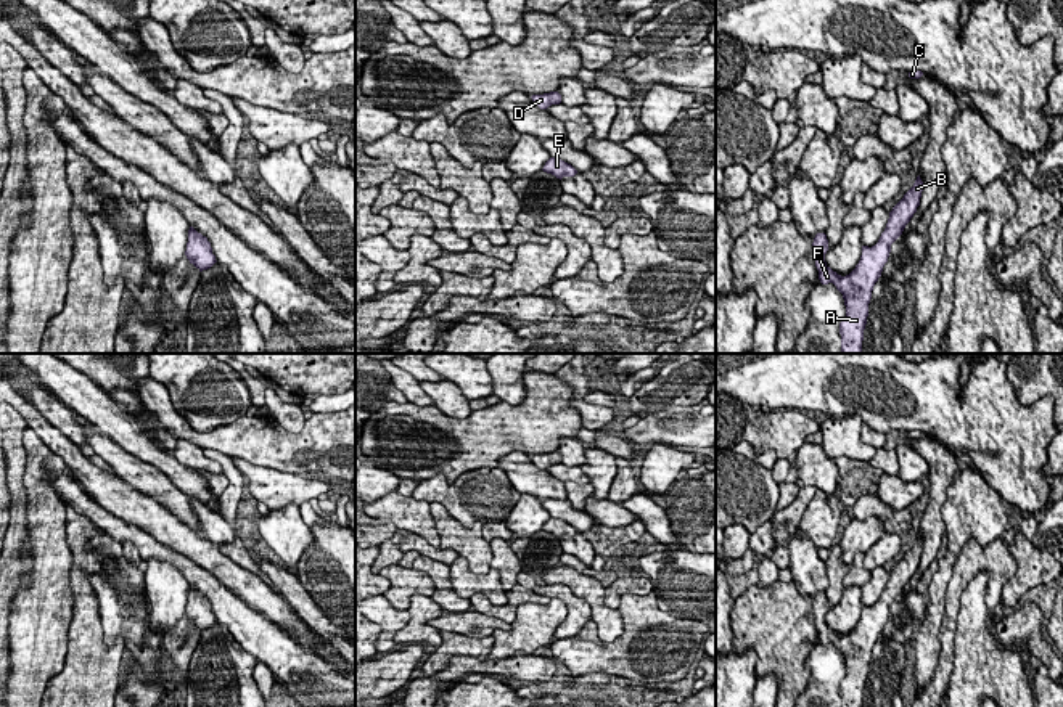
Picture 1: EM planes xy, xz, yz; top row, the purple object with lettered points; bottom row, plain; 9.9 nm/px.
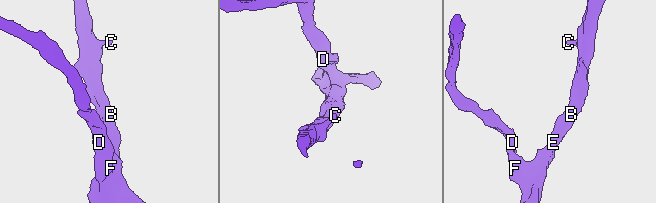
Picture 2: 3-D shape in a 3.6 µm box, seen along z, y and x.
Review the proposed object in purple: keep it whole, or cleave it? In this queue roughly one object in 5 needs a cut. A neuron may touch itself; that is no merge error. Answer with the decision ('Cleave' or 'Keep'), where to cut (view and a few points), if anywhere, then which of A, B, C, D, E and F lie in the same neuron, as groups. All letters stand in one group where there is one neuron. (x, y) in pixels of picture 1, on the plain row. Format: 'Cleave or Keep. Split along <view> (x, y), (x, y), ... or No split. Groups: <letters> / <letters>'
Keep. No split. Groups: A B C D E F

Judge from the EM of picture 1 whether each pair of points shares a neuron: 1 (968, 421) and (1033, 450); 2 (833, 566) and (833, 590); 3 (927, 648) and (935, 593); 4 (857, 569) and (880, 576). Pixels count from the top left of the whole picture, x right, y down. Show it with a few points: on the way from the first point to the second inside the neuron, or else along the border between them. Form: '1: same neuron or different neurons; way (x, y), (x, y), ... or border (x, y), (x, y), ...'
1: same neuron; way (985, 421), (1017, 450)
2: same neuron; way (833, 572), (833, 584)
3: same neuron; way (928, 635), (935, 606)
4: different neurons; border (870, 572), (870, 577), (861, 587)

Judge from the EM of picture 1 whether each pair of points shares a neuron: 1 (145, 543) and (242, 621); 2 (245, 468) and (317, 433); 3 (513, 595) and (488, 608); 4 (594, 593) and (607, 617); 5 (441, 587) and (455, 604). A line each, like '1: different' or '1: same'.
1: same
2: different
3: same
4: same
5: same

